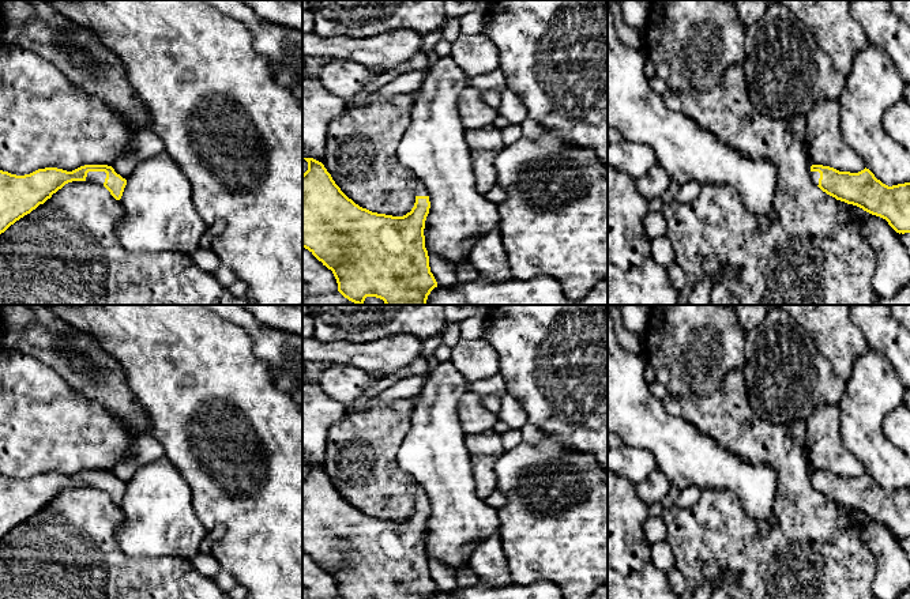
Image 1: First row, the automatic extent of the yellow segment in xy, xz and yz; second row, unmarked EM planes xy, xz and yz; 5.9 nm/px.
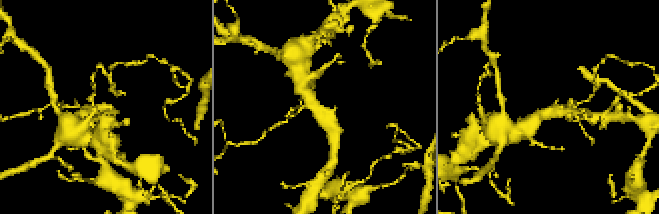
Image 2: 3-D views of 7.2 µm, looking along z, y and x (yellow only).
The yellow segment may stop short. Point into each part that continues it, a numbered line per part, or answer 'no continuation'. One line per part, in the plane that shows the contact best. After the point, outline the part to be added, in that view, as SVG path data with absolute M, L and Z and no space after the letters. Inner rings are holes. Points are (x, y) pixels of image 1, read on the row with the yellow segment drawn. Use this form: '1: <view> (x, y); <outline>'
1: xy (98, 177); M89 172L87 177L86 177L86 181L91 181L91 182L97 182L97 184L104 185L105 178L106 178L105 172Z

